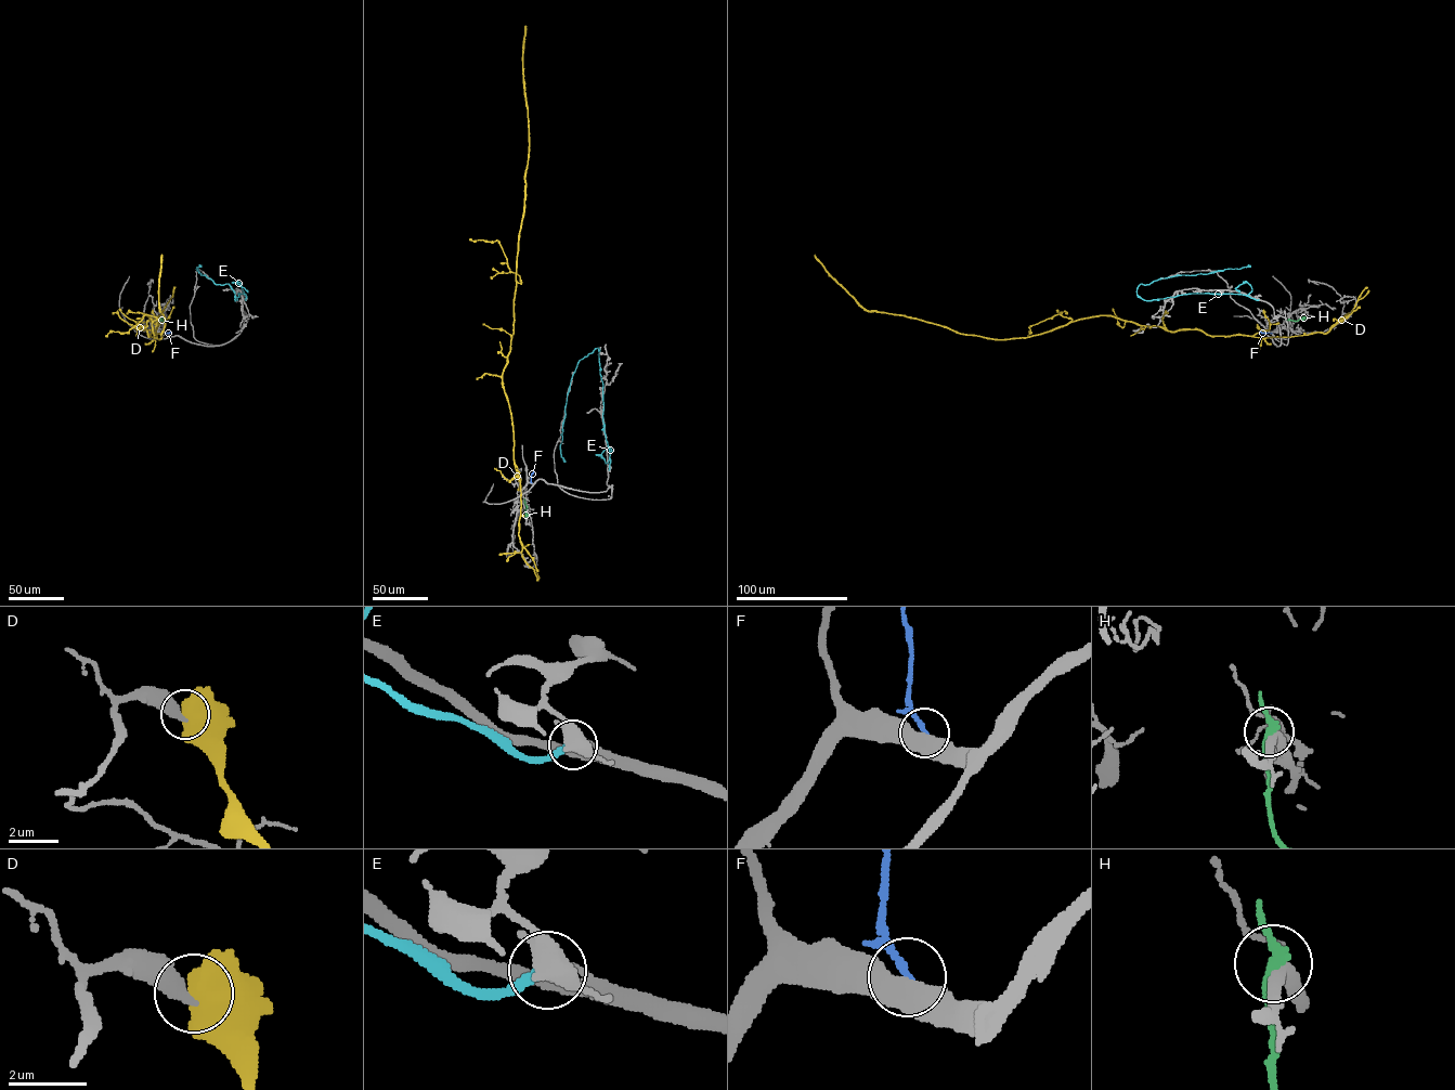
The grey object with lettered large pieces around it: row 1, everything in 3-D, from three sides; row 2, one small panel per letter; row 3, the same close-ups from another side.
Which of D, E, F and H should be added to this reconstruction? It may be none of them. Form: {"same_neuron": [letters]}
{"same_neuron": []}

